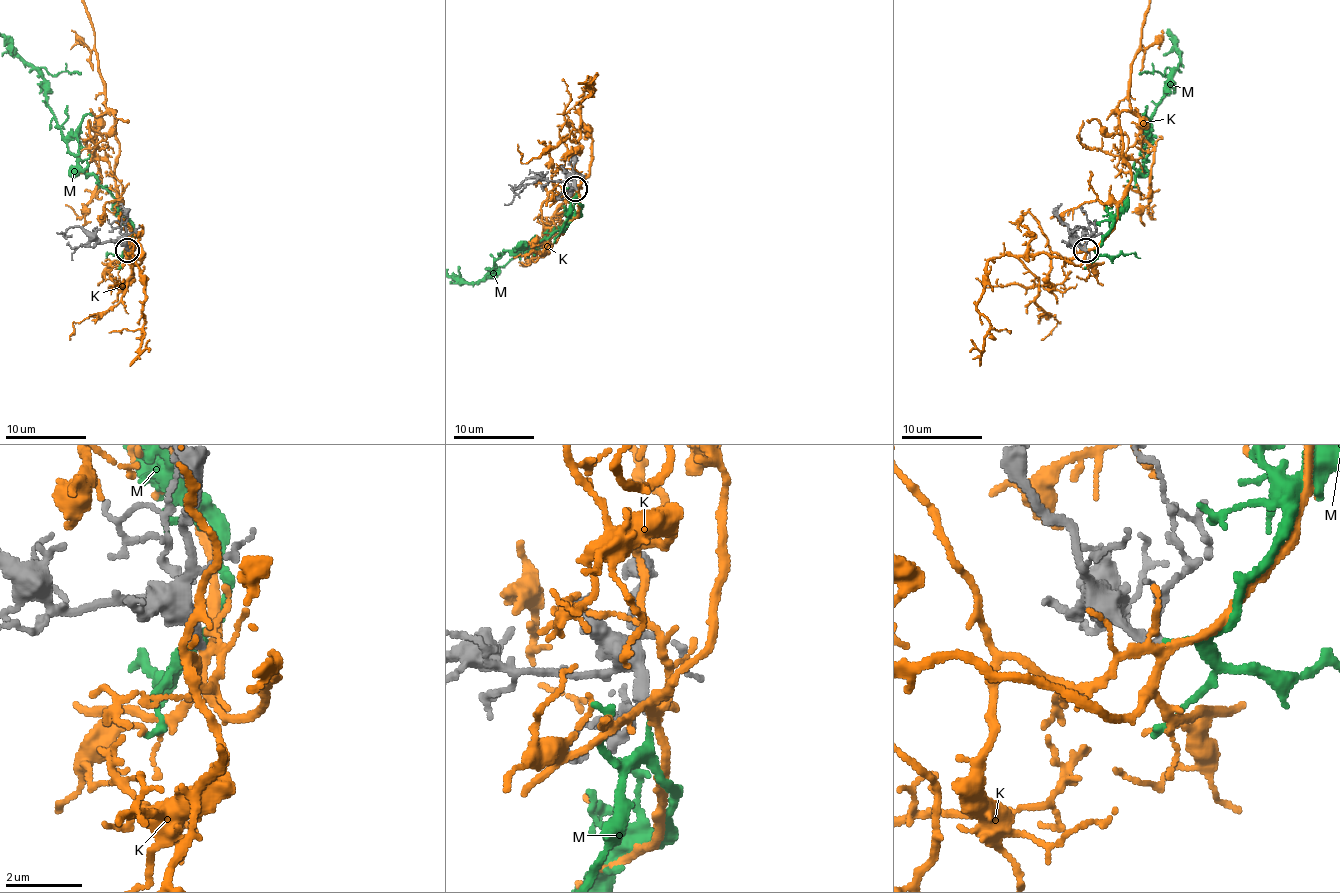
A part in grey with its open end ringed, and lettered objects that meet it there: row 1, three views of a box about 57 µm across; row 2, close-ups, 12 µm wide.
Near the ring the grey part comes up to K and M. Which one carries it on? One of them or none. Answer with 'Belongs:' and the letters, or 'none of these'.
Belongs: K

